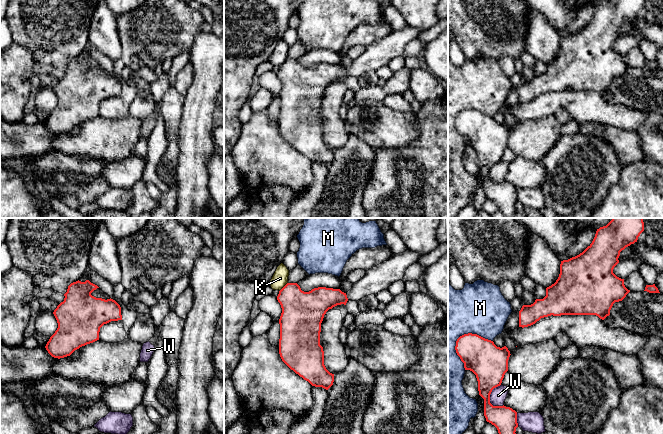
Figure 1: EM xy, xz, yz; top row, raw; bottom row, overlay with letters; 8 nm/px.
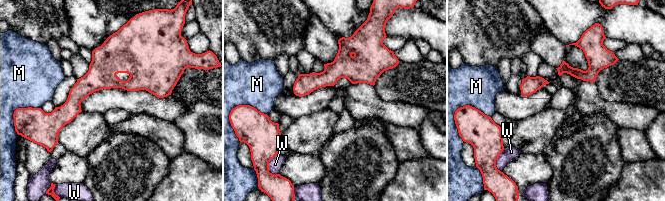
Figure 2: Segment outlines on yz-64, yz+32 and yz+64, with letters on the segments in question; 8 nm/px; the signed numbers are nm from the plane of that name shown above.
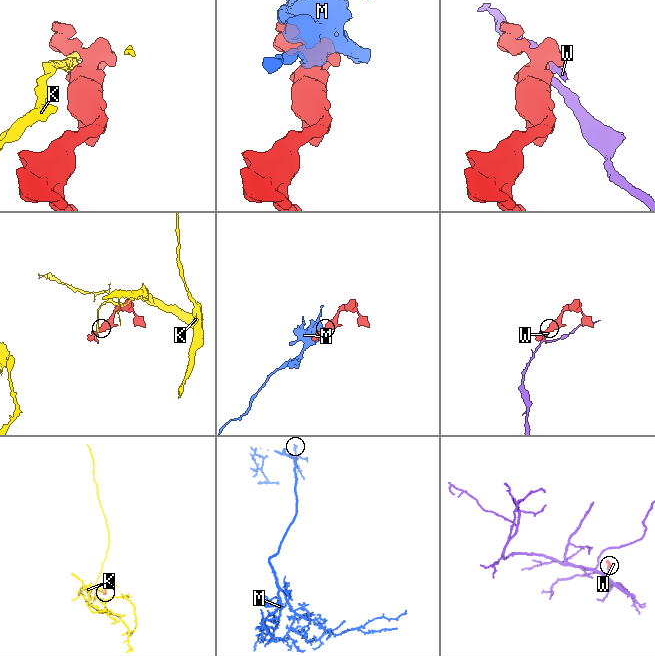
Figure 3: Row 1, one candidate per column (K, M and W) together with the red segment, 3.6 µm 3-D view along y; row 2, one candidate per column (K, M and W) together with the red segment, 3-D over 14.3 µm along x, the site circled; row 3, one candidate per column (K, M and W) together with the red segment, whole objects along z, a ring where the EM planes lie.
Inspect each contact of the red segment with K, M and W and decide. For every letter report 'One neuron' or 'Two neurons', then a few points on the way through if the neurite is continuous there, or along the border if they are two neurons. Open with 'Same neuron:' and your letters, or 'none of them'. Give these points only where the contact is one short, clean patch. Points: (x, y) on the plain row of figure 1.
Same neuron: none of them
K: Two neurons
M: Two neurons
W: Two neurons

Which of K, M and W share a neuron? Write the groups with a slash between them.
K / M / W

